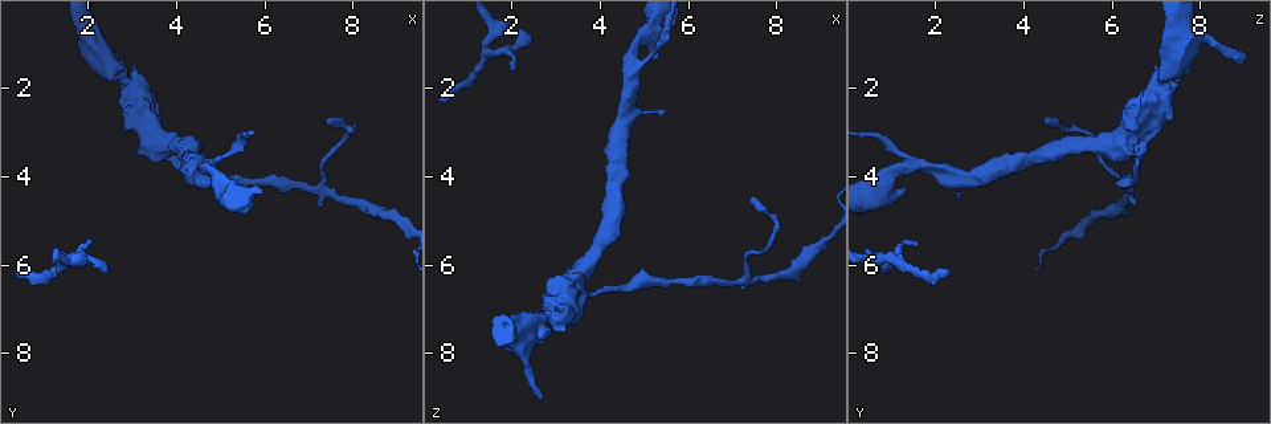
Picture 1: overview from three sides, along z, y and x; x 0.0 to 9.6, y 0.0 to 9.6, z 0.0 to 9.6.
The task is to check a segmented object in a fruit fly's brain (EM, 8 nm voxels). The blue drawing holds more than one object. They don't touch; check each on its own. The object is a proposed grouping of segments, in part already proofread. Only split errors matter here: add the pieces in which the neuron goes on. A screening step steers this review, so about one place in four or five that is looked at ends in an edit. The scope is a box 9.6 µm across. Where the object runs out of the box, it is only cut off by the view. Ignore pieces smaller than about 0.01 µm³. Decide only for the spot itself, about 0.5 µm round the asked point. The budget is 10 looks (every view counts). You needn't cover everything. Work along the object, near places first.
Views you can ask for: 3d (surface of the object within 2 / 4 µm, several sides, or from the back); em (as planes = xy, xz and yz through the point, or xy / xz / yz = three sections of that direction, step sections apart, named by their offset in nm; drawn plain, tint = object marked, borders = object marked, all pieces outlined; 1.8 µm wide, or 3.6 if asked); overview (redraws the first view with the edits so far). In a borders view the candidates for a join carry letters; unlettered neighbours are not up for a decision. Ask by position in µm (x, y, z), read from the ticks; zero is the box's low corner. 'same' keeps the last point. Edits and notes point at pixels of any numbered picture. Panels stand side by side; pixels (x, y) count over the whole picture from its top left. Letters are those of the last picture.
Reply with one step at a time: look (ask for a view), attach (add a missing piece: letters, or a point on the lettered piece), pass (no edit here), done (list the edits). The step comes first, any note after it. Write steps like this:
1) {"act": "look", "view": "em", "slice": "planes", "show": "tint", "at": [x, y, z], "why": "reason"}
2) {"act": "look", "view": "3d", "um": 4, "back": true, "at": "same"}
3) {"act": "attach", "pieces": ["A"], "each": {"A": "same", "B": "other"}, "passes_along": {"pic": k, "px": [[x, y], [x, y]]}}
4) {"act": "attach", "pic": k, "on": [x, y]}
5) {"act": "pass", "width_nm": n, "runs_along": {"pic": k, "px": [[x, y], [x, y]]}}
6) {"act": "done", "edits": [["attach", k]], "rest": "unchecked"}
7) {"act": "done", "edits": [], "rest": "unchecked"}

{"act": "look", "view": "em", "slice": "planes", "show": "tint", "at": [4.75, 3.70, 1.60], "why": "three arms meet"}

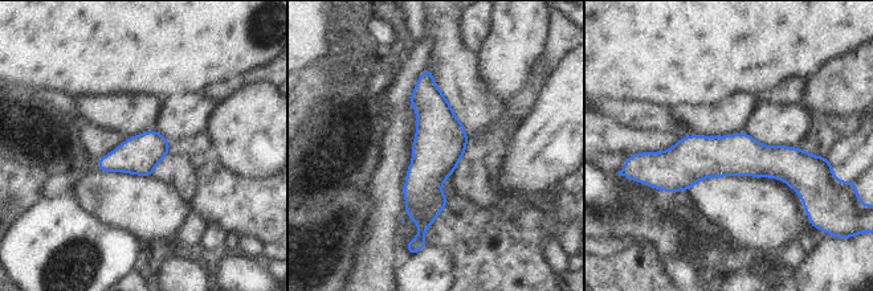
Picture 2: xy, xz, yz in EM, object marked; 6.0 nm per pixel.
{"act": "look", "view": "em", "slice": "planes", "show": "borders", "at": "same", "why": "what lies round it"}

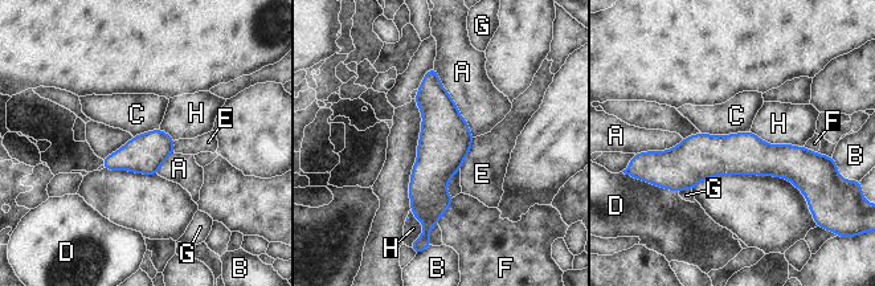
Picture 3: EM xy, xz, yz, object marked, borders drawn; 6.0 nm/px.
{"act": "pass", "each": {"A": "other", "B": "other", "C": "other", "D": "other", "E": "other", "F": "other", "G": "other", "H": "other"}, "runs_along": {"pic": 3, "px": [[816, 156], [659, 162]]}, "found": "none of them fits"}

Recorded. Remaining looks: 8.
{"act": "look", "view": "3d", "um": 2, "at": [2.50, 6.20, 0.95], "why": "branch stops here"}

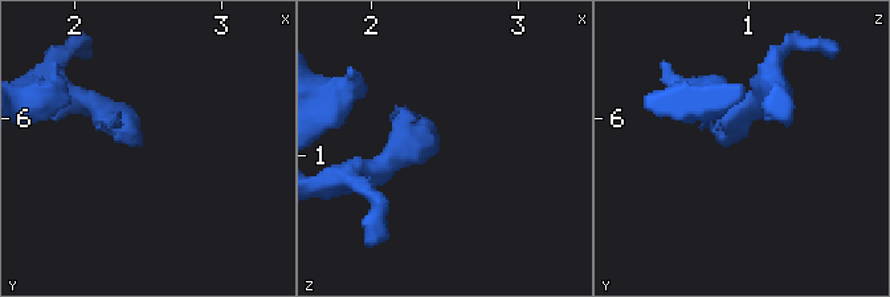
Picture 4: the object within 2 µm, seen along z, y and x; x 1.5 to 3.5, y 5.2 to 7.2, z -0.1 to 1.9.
{"act": "look", "view": "em", "slice": "planes", "show": "tint", "at": [2.46, 6.16, 0.88], "why": "shape alone is not enough"}

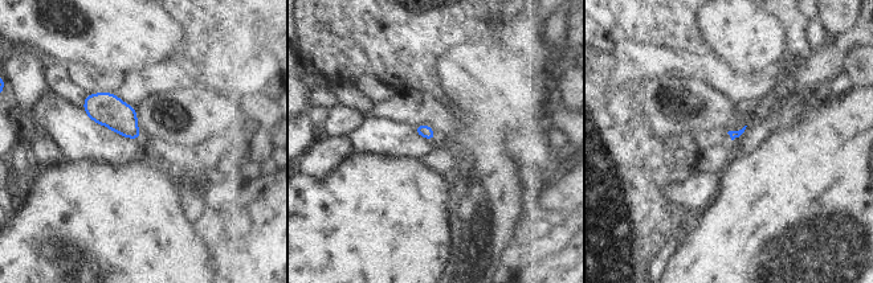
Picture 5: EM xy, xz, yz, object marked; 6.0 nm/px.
{"act": "look", "view": "em", "slice": "planes", "show": "borders", "at": "same"}

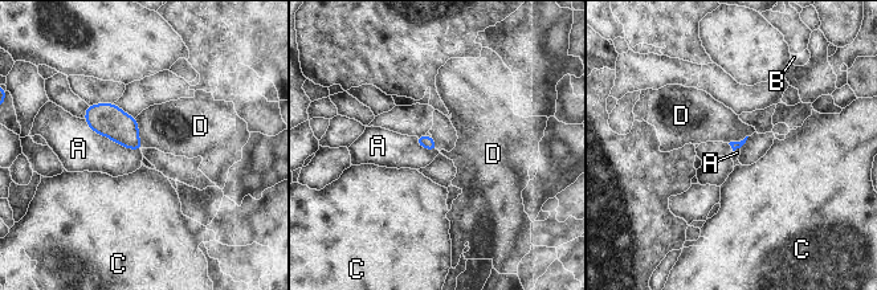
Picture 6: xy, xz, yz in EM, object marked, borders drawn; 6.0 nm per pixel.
{"act": "pass", "longest_contact_nm": ["A", 400], "each": {"A": "other", "B": "other", "C": "other", "D": "other"}, "border": {"pic": 6, "px": [[135, 117], [138, 137], [143, 147]]}, "found": "none of them fits"}

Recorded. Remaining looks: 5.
{"act": "look", "view": "3d", "um": 2, "at": [2.70, 1.30, 9.00], "why": "branch stops here"}

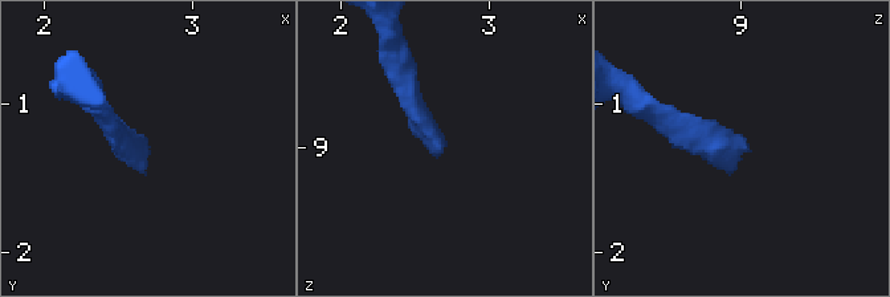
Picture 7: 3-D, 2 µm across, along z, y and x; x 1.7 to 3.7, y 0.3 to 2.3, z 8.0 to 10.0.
{"act": "look", "view": "em", "um": 3.6, "slice": "yz", "step": 4, "show": "tint", "at": [2.72, 1.28, 9.00]}

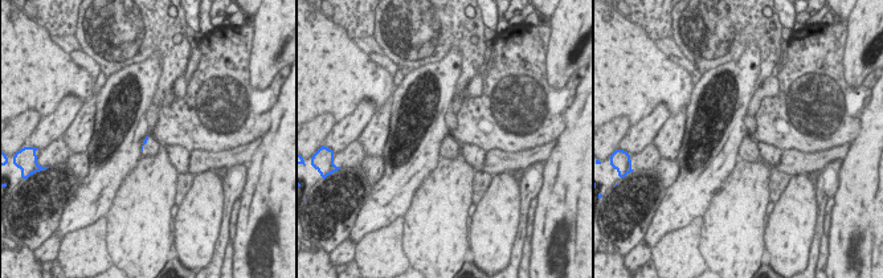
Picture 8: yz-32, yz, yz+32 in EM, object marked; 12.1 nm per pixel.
{"act": "look", "view": "em", "um": 3.6, "slice": "planes", "show": "borders", "at": "same", "why": "another direction"}

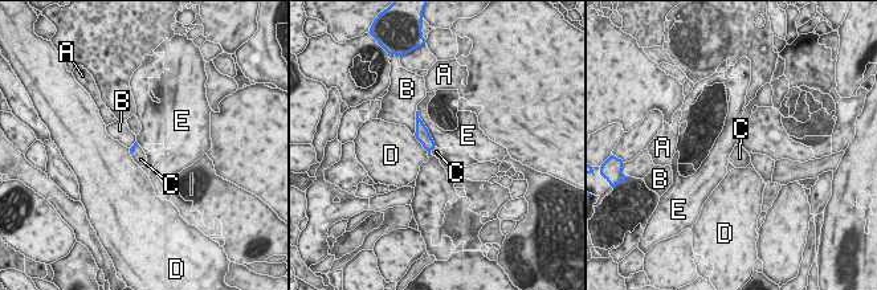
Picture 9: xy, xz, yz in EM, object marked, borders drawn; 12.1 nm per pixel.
{"act": "attach", "pieces": ["C"], "each": {"A": "other", "B": "other", "C": "same", "D": "other", "E": "other"}, "passes_along": {"pic": 9, "px": [[133, 147], [134, 150], [139, 156]]}, "found": "the neuron continues"}

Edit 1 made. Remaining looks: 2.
{"act": "done", "edits": [["attach", 9]], "rest": "unchecked"}

